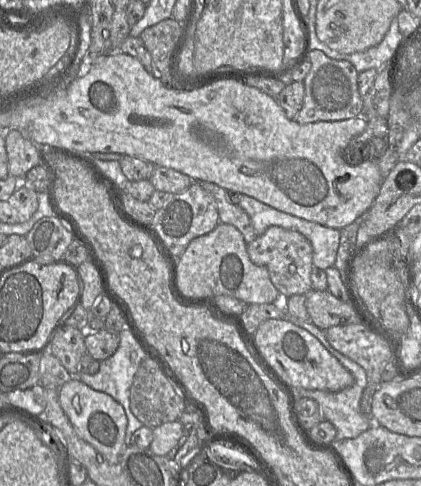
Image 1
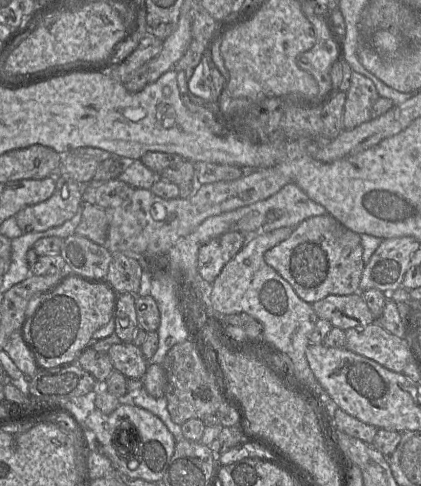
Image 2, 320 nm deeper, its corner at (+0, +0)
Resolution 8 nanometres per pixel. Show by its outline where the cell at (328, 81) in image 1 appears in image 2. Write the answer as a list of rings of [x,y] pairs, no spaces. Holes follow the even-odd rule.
[[[353,71],[343,112],[344,129],[353,129],[371,120],[370,111],[379,98],[374,83],[364,75]]]

